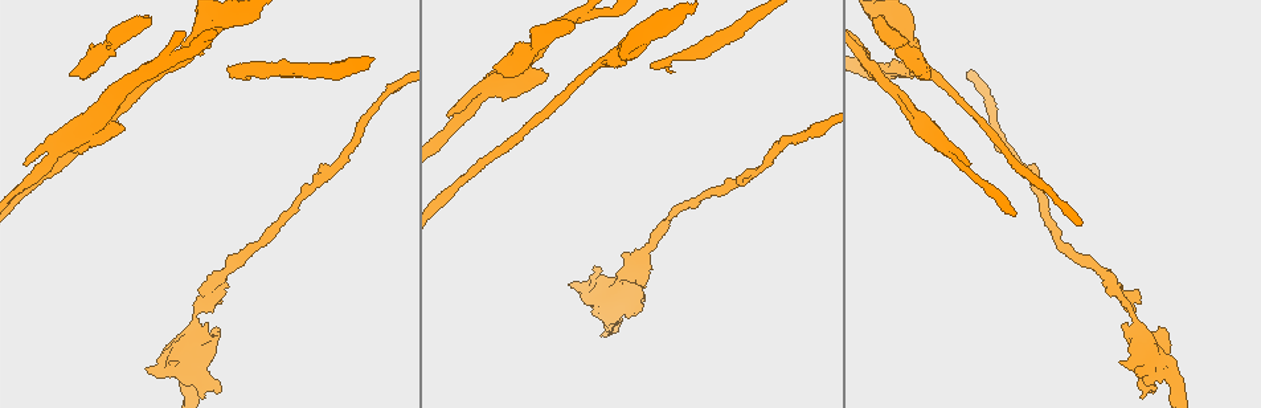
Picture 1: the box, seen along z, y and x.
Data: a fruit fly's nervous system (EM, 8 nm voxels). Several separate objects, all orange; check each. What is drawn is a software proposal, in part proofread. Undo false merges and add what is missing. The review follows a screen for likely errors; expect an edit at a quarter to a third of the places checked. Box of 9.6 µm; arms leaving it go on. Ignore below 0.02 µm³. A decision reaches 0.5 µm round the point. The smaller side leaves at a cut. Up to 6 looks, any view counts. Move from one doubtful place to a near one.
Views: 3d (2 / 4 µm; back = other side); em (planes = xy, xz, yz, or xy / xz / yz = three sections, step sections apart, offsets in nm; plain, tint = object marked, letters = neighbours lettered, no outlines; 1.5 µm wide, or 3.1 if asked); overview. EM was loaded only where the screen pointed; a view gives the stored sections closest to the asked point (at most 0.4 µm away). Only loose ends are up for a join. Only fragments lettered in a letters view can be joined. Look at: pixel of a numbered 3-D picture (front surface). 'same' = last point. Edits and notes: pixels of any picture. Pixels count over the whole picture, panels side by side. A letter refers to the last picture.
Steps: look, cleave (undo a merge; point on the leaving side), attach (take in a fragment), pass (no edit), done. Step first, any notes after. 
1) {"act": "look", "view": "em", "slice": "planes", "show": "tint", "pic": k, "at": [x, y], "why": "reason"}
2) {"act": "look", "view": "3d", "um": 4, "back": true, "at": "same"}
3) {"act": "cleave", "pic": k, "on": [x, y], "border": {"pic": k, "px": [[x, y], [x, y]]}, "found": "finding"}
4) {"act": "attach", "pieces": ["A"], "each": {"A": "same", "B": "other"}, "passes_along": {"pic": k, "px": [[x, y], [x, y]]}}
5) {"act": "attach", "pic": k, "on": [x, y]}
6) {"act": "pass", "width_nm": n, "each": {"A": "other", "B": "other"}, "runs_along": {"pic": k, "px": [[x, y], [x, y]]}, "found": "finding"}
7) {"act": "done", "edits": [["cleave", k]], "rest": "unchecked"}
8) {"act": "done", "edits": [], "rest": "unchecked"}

{"act": "look", "view": "3d", "um": 4, "pic": 1, "at": [950, 156], "why": "thick turns thin"}

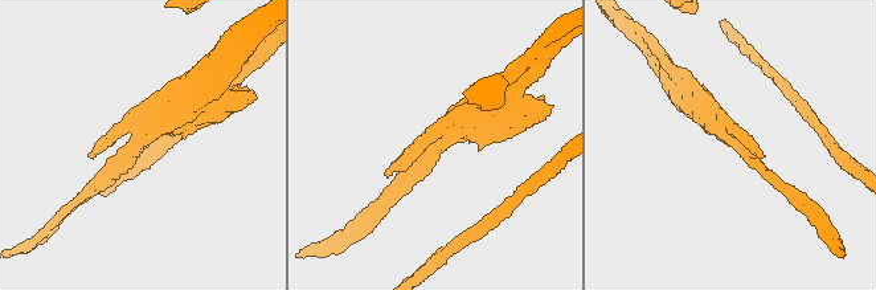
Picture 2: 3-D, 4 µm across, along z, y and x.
{"act": "look", "view": "em", "slice": "planes", "show": "letters", "pic": 2, "at": [430, 145]}

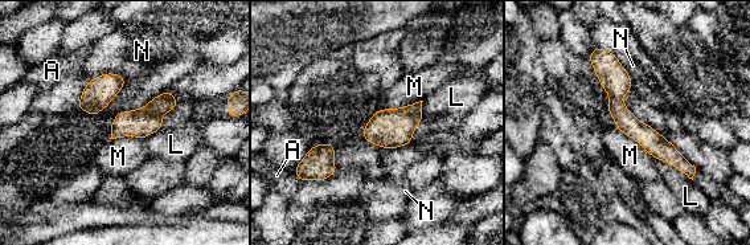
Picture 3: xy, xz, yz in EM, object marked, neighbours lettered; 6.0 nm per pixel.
{"act": "cleave", "pic": 3, "on": [614, 78], "each": {"A": "other", "L": "other", "M": "other", "N": "other"}, "border": {"pic": 3, "px": [[609, 96], [621, 99]]}, "found": "a second cell is stuck on"}

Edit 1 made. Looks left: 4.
{"act": "look", "view": "overview", "why": "redraw"}

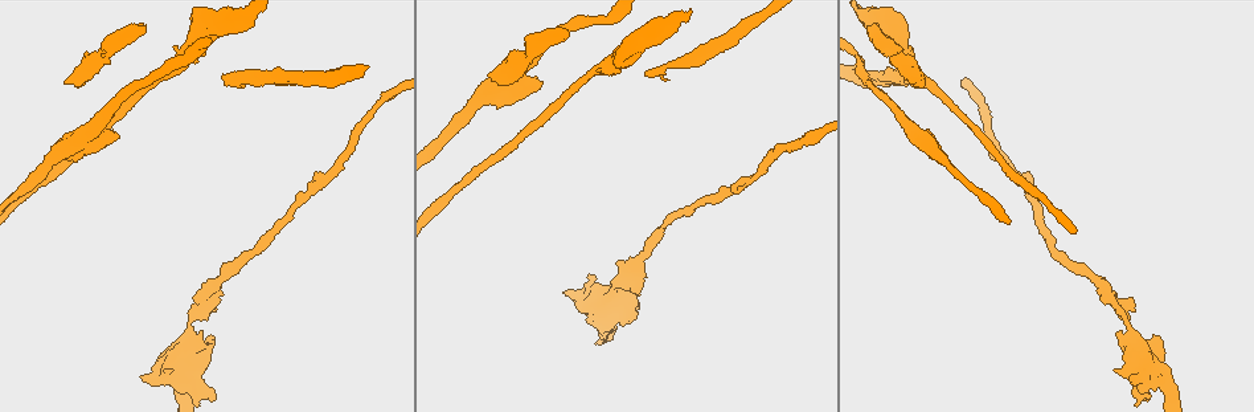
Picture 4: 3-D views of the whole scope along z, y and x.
{"act": "look", "view": "em", "slice": "xy", "step": 8, "show": "letters", "pic": 4, "at": [490, 73], "why": "stops while still wide"}

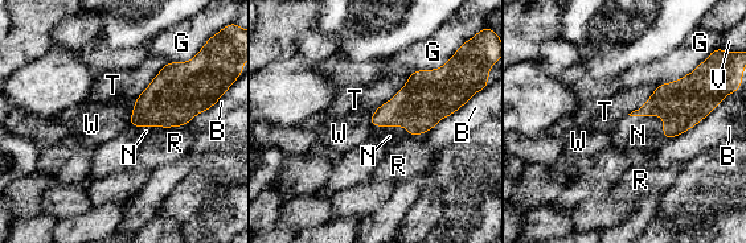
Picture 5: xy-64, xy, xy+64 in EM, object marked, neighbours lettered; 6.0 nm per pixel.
{"act": "attach", "pieces": ["N"], "each": {"B": "other", "G": "other", "N": "same", "R": "other", "T": "other", "V": "other", "W": "other"}, "passes_along": {"pic": 5, "px": [[683, 103], [656, 115], [638, 135]]}, "found": "the cell continues"}

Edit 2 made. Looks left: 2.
{"act": "done", "edits": [["cleave", 3], ["attach", 5]], "rest": "unchecked"}

